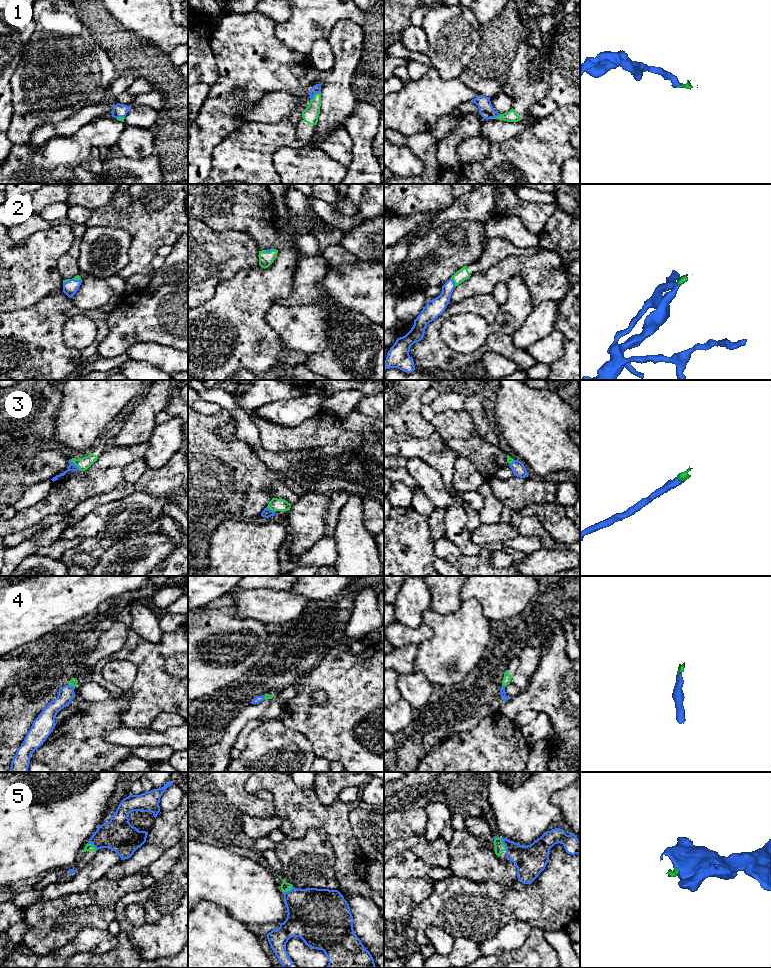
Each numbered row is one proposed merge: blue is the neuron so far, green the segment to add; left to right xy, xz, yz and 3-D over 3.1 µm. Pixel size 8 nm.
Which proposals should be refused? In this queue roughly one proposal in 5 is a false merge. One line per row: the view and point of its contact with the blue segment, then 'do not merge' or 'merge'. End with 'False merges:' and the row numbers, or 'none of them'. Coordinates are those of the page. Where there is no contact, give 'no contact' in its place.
1: meets blue in xz at (314, 94); merge
2: meets blue in yz at (453, 282); merge
3: meets blue in xy at (74, 464); merge
4: meets blue in xy at (71, 686); merge
5: meets blue in yz at (503, 843); merge
False merges: none of them

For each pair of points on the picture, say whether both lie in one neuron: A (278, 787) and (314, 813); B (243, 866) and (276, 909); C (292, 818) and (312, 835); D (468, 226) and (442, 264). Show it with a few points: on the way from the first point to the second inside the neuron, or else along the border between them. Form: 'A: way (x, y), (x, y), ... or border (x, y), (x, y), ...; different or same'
A: way (287, 796), (301, 810), (305, 811); same
B: way (244, 877), (265, 898); same
C: border (287, 837), (321, 829), (327, 840); different
D: way (470, 237), (470, 244), (458, 256), (453, 257); same

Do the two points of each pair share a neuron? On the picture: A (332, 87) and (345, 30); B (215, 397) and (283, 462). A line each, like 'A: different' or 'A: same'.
A: same
B: same

